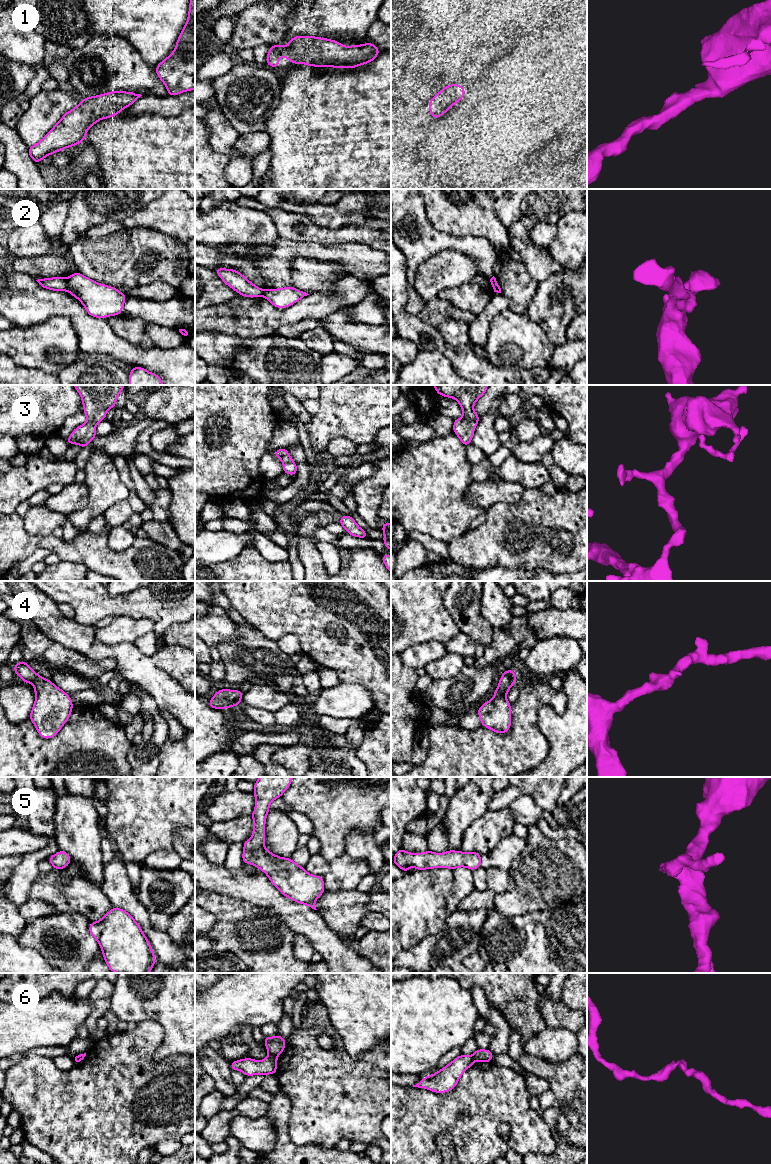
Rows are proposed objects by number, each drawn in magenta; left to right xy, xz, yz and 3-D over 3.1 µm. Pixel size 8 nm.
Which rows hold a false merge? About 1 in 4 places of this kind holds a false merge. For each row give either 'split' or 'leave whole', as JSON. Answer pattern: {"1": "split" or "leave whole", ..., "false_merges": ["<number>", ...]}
{"1": "leave whole", "2": "split", "3": "leave whole", "4": "leave whole", "5": "leave whole", "6": "split", "false_merges": ["2", "6"]}

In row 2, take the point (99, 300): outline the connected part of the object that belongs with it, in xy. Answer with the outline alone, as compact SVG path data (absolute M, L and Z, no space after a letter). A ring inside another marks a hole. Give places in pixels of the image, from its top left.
M79 272L67 278L67 291L83 304L90 316L96 318L120 315L128 297L117 288L97 283Z

